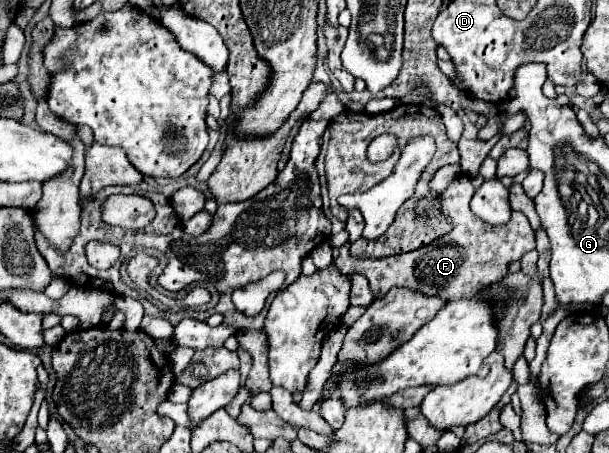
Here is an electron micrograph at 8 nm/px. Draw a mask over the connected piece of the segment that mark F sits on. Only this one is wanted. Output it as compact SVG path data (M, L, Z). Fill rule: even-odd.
M460 175L440 193L440 203L444 203L446 219L450 221L452 231L444 233L434 243L404 255L384 257L374 261L370 259L360 261L350 257L348 253L350 243L346 243L340 247L340 255L334 259L336 267L340 267L340 271L344 273L356 271L364 275L376 297L386 295L388 289L396 285L396 287L406 287L410 291L418 291L422 295L436 295L444 301L452 301L474 295L480 283L486 285L500 281L506 275L506 265L510 261L518 261L524 253L536 249L534 229L522 211L512 211L510 221L500 227L480 222L469 207L474 191L470 178L467 175Z

